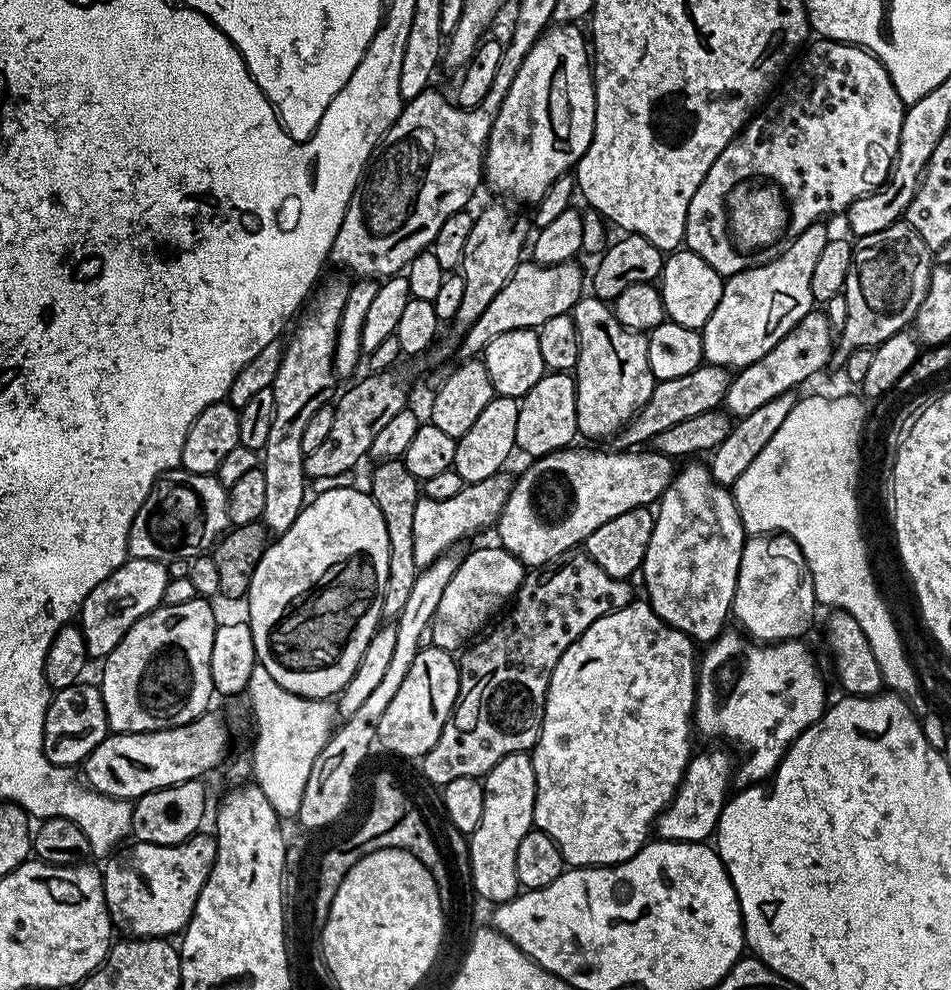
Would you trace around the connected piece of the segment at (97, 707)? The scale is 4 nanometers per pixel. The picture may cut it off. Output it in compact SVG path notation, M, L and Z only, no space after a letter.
M95 683L66 686L49 699L44 723L44 753L52 764L76 766L110 734L106 702Z

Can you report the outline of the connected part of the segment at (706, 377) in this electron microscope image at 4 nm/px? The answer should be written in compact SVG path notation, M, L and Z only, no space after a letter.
M705 362L700 367L690 370L690 374L682 374L682 378L659 381L654 386L648 401L620 429L619 447L632 450L637 446L647 445L644 444L647 440L648 443L655 441L656 436L662 434L662 430L670 430L670 426L678 426L678 422L686 422L686 418L695 418L698 414L717 411L723 405L729 379L729 369Z

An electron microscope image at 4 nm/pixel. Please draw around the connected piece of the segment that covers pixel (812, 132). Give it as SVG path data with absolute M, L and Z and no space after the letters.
M823 38L817 39L815 42L817 44L809 43L803 49L796 73L788 81L786 81L787 79L783 81L784 89L780 93L777 91L763 105L762 111L753 115L752 119L740 129L739 136L730 141L726 150L722 150L722 154L718 154L714 166L710 166L706 178L702 178L702 186L698 186L698 190L694 190L694 198L690 202L690 210L686 218L684 244L687 251L701 256L710 266L714 266L717 274L725 278L778 258L787 250L790 242L794 242L794 238L798 238L798 234L802 234L802 230L823 221L827 212L847 213L848 207L858 198L862 198L873 192L875 188L881 188L884 185L892 170L892 163L896 161L898 142L902 138L902 118L906 105L898 98L898 90L894 90L894 82L890 82L890 74L884 69L883 62L856 44L843 44L837 40Z

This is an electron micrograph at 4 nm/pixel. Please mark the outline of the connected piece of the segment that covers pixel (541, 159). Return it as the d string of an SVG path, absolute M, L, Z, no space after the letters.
M576 24L549 27L532 47L530 54L526 54L522 66L518 66L518 74L514 74L514 82L510 82L510 90L506 90L506 98L502 98L502 106L496 112L488 135L488 145L484 147L483 183L504 196L525 200L528 206L541 200L558 177L567 176L575 169L582 154L586 154L594 134L594 68L590 63L589 41L585 33L583 36L578 29Z

